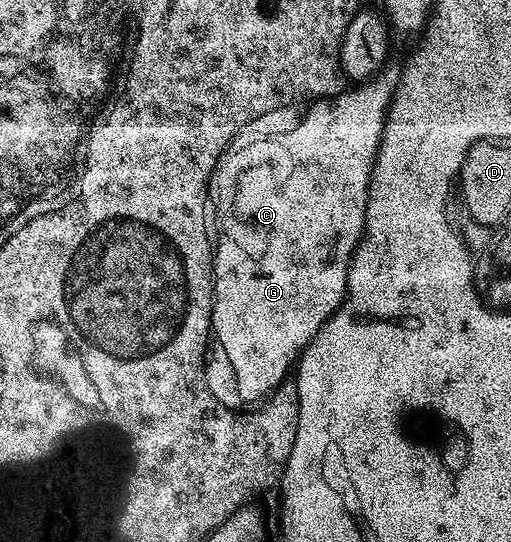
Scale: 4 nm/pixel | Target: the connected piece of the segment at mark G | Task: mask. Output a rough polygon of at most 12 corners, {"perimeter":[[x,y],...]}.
{"perimeter":[[399,66],[283,130],[306,201],[214,282],[239,397],[291,376],[346,299]]}

